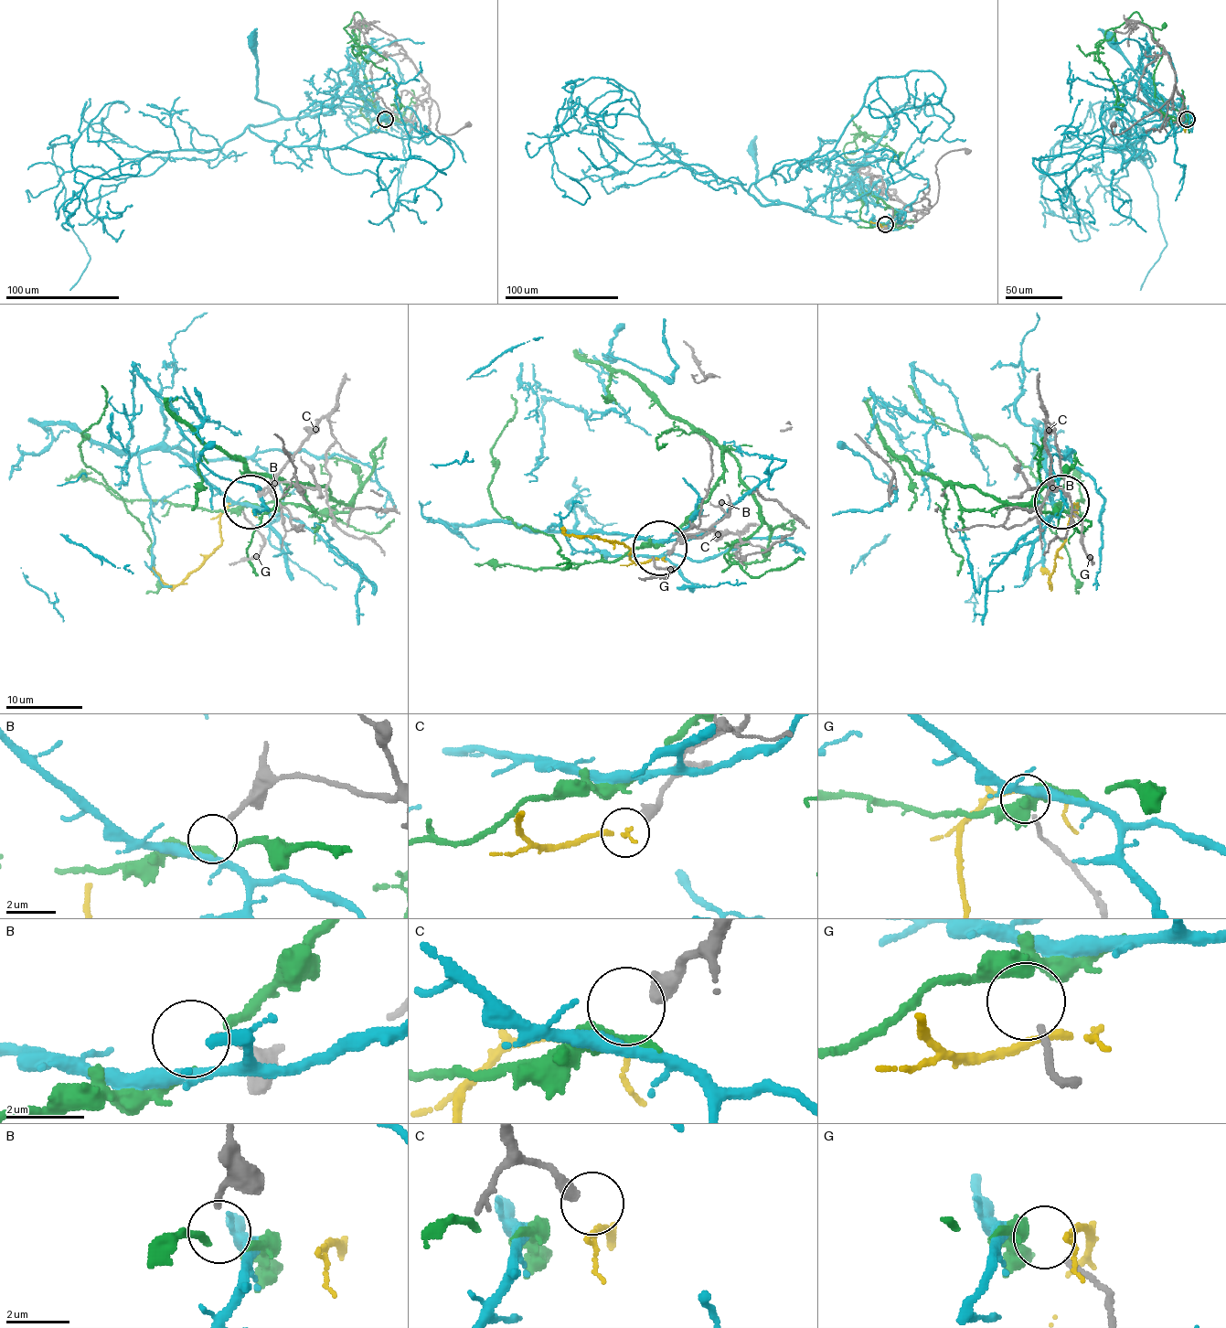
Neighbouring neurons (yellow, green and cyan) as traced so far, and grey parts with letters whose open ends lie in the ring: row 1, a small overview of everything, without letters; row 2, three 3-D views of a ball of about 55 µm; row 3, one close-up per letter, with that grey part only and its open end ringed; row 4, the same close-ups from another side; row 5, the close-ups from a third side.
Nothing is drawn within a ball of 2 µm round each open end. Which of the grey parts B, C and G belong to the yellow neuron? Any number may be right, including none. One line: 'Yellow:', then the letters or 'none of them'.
Yellow: C

